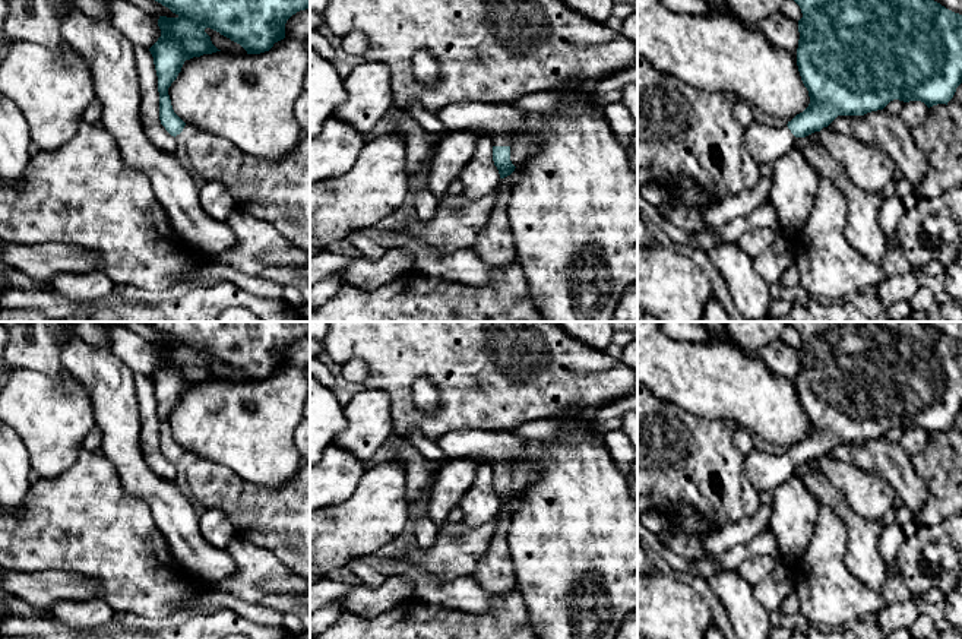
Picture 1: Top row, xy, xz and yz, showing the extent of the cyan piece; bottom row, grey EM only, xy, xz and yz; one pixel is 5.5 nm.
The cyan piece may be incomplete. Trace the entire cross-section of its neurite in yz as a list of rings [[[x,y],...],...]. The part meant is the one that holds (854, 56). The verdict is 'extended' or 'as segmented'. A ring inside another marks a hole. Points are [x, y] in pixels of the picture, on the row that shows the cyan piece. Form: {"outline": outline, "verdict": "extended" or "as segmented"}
{"outline": [[[794,0],[803,13],[798,20],[797,66],[808,91],[808,107],[787,126],[753,121],[746,127],[746,146],[759,165],[772,165],[789,152],[798,137],[827,127],[838,116],[864,116],[883,110],[890,101],[921,101],[928,108],[946,104],[962,83],[962,15],[934,0]]], "verdict": "extended"}

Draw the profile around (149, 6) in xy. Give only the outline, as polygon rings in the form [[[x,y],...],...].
[[[127,0],[135,6],[140,7],[143,12],[154,16],[167,16],[167,18],[178,18],[178,15],[173,13],[168,7],[162,6],[155,0]]]

